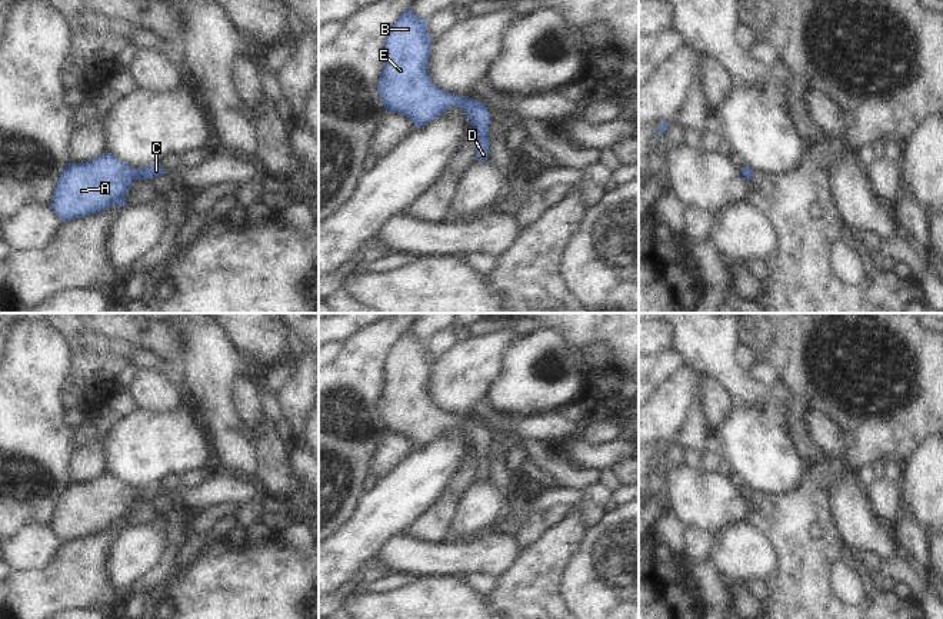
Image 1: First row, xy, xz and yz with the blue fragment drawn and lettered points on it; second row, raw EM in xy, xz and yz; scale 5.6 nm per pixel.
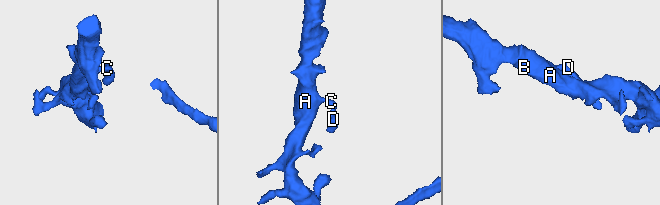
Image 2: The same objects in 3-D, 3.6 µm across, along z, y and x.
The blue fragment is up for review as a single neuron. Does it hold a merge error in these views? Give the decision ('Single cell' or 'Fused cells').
Single cell.

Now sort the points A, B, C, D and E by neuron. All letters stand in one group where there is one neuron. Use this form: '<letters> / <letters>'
A B C D E

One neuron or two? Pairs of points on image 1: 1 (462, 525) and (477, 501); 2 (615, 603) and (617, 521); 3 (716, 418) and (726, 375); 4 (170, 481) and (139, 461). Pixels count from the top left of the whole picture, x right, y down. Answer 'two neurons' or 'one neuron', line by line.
1: one neuron
2: one neuron
3: two neurons
4: two neurons

